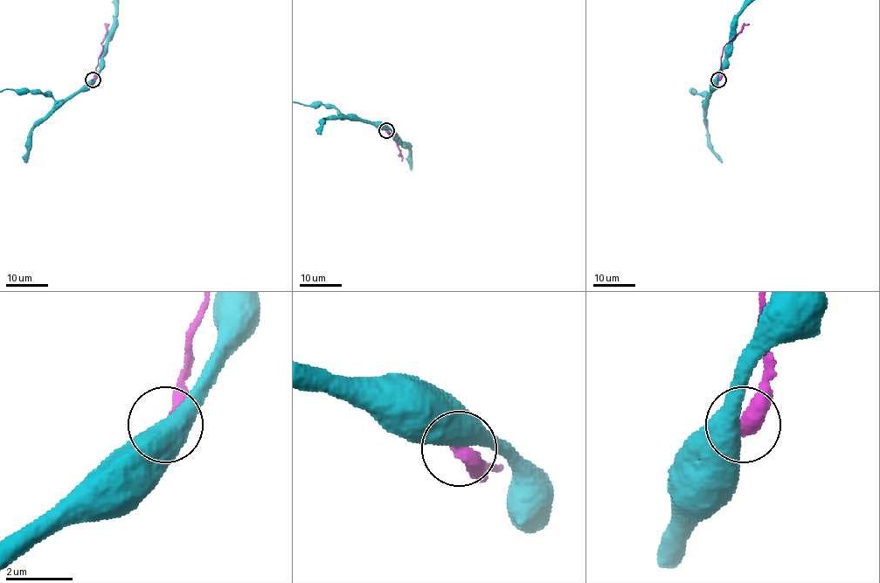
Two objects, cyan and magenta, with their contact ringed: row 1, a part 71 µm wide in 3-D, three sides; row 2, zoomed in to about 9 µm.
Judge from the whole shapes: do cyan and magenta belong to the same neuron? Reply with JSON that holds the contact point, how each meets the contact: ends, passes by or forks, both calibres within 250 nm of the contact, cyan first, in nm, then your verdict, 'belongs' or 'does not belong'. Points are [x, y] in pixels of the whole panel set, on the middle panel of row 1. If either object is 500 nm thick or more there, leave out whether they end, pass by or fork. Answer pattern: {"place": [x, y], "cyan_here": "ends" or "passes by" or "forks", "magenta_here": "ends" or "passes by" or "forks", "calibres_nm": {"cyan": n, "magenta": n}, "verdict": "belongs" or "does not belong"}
{"place": [386, 130], "calibres_nm": {"cyan": 550, "magenta": 500}, "verdict": "does not belong"}

